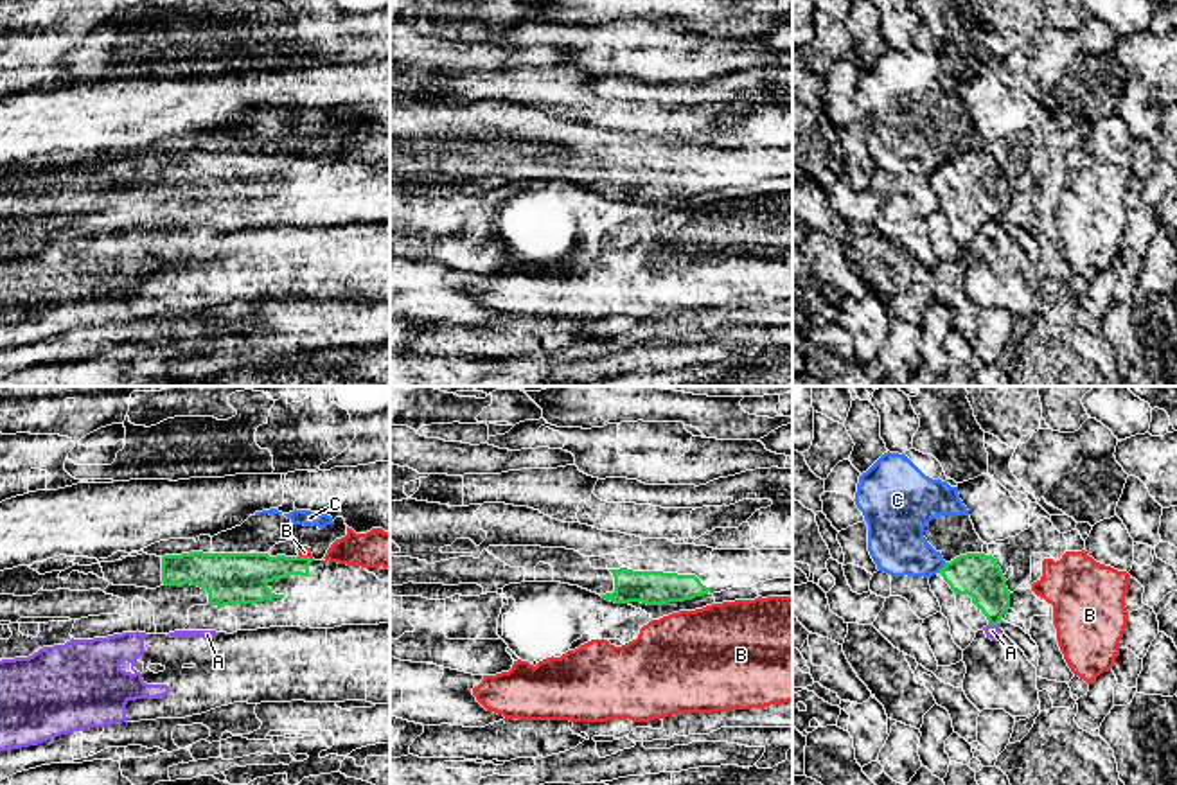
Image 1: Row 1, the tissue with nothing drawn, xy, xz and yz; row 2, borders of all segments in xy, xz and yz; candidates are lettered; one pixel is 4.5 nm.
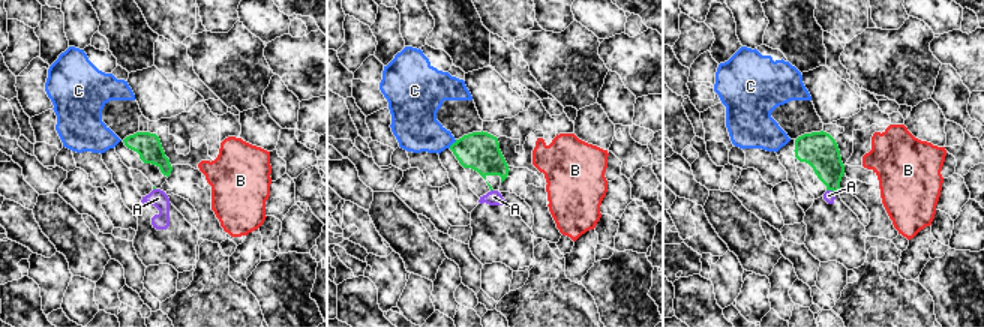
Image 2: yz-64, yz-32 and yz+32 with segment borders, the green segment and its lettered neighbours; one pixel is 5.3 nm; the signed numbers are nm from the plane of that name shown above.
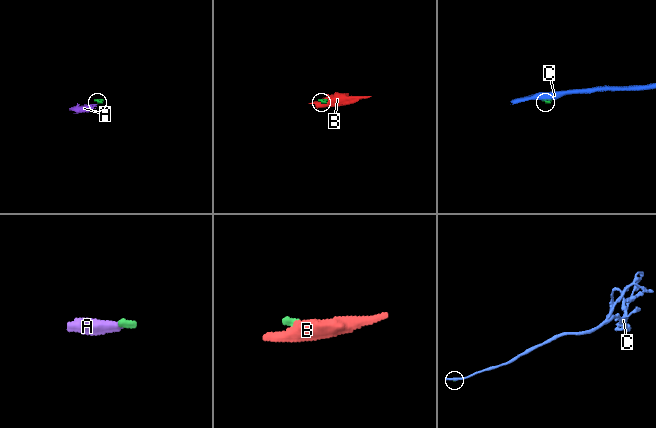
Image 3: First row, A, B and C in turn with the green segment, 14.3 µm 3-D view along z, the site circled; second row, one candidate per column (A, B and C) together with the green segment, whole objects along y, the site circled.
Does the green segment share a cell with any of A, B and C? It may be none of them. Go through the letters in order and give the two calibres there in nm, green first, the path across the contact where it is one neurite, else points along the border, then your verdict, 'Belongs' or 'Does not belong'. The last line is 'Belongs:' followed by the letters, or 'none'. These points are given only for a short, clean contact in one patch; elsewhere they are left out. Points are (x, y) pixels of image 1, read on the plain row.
A: Thickness 200 nm (green) against 60 nm. Boundary: yz (989, 220), (1000, 221). Does not belong
B: Thickness 170 nm (green) against 50 nm. Does not belong
C: Thickness 200 nm (green) against 260 nm. Does not belong
Belongs: none

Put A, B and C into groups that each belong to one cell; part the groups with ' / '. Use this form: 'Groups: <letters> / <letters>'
Groups: A / B / C

